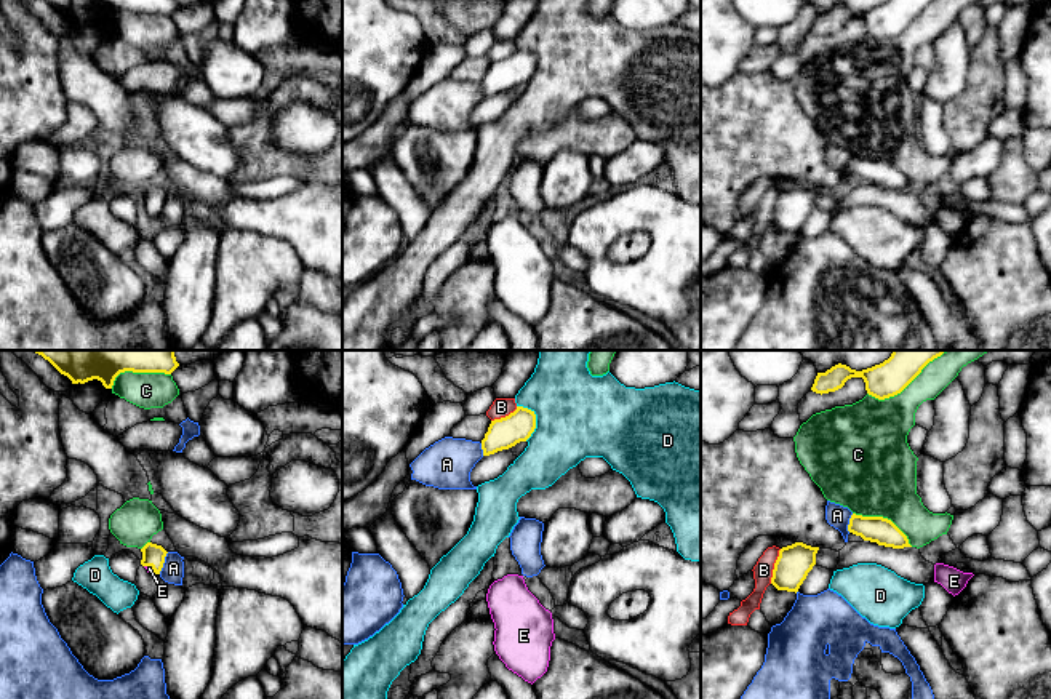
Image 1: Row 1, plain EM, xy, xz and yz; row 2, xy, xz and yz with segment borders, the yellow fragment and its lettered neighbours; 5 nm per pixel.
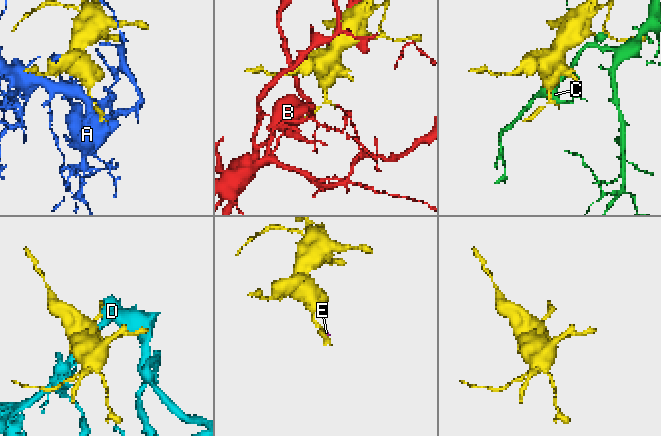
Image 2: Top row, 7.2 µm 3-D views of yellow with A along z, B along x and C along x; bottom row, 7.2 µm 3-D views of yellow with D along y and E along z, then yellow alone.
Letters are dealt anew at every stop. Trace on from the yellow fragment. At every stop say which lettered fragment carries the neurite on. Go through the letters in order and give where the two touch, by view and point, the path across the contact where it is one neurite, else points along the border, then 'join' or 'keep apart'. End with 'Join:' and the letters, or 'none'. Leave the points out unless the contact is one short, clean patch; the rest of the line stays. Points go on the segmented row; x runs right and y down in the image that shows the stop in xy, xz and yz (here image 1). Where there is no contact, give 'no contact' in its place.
A: meets yellow in xy at (163, 562); keep apart
B: meets yellow in yz at (775, 567); border along yz (781, 549), (770, 583); keep apart
C: meets yellow in yz at (907, 384); keep apart
D: meets yellow in xz at (535, 419); keep apart
E: meets yellow in xy at (152, 568); runs through xy (154, 555), (152, 568), (149, 568); join
Join: E

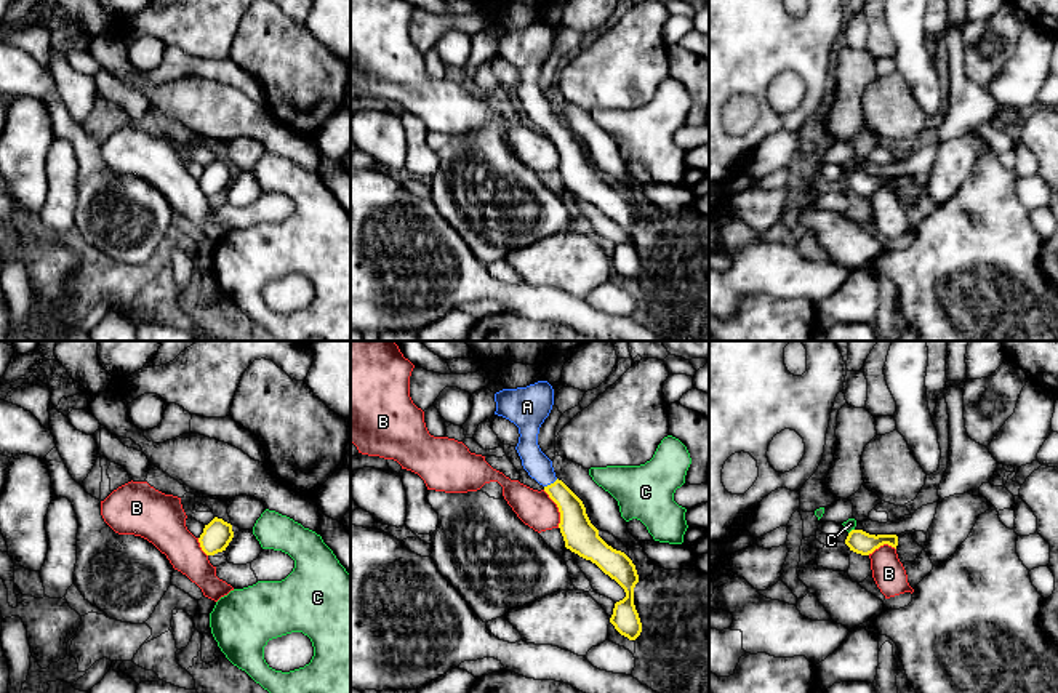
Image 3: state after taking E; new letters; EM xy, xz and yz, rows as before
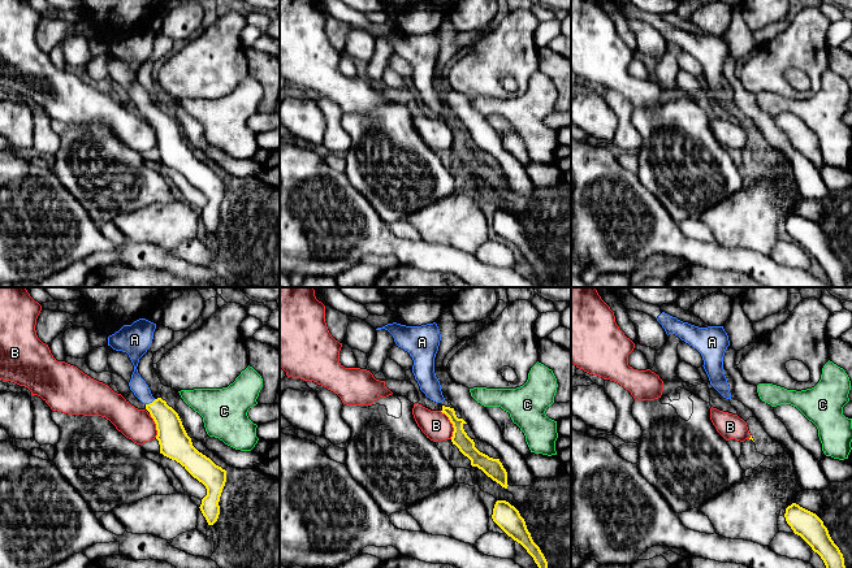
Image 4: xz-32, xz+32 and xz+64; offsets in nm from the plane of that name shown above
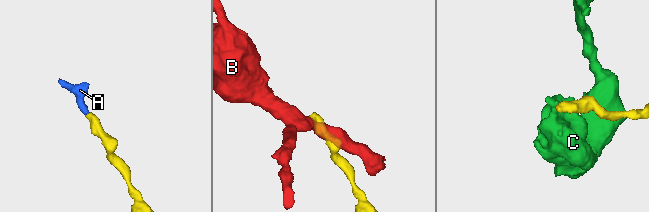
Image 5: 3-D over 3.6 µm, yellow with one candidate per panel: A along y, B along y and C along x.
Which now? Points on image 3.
A: meets yellow in xz at (551, 484); runs through xz (575, 525), (572, 508), (551, 484), (538, 466); join
B: meets yellow in xz at (559, 509); border along xz (543, 490), (557, 508), (559, 527); keep apart
C: meets yellow in yz at (850, 532); border along yz (853, 528), (849, 533); keep apart
Join: A

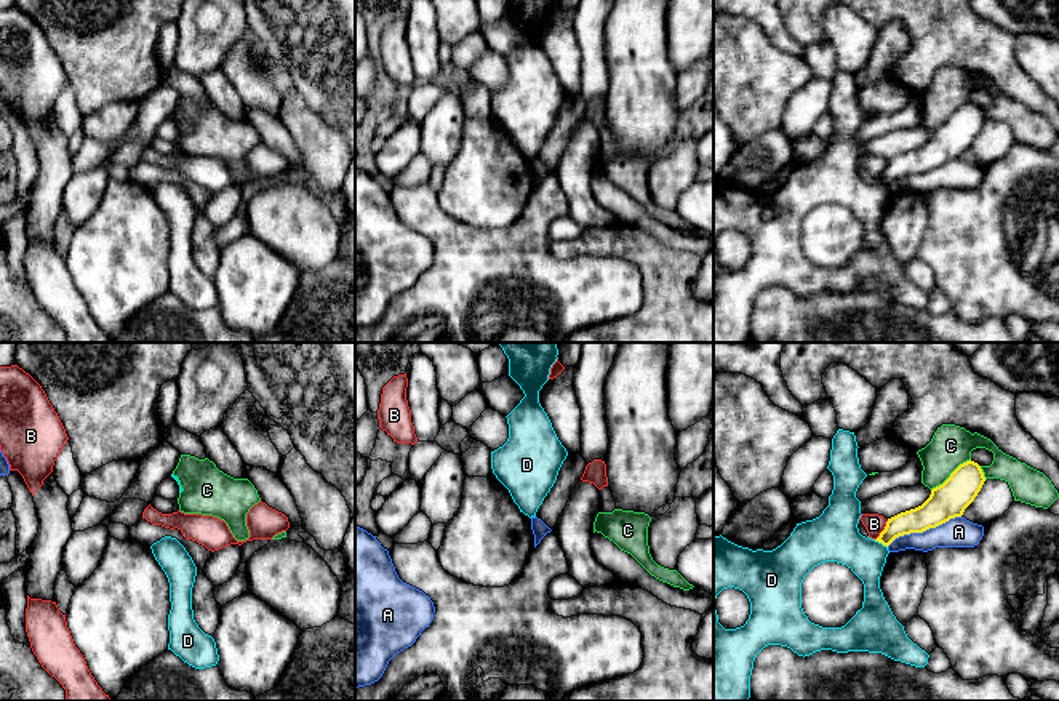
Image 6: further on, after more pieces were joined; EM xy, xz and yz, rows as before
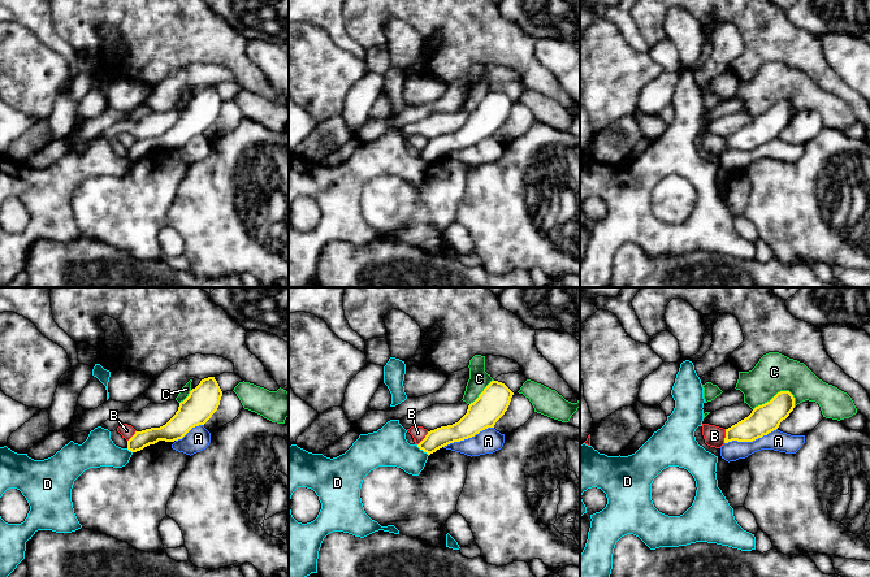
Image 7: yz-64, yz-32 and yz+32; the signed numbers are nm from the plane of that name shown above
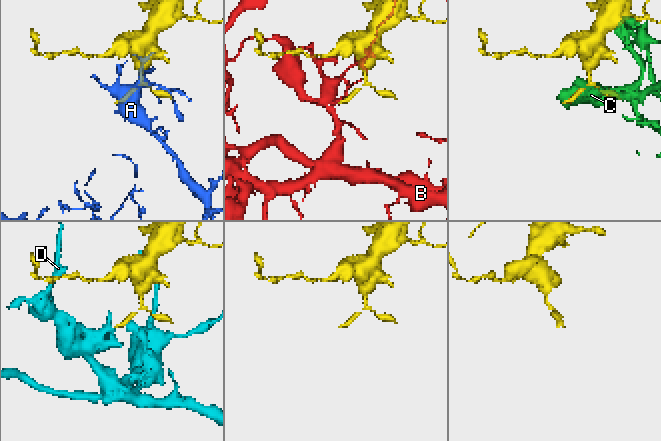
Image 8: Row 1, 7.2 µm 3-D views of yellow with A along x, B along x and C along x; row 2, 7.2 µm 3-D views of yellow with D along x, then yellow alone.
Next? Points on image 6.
A: meets yellow in yz at (923, 530); keep apart
B: meets yellow in yz at (883, 530); keep apart
C: meets yellow in yz at (951, 474); keep apart
D: meets yellow in yz at (880, 541); border along yz (874, 540), (887, 548); keep apart
Join: none

